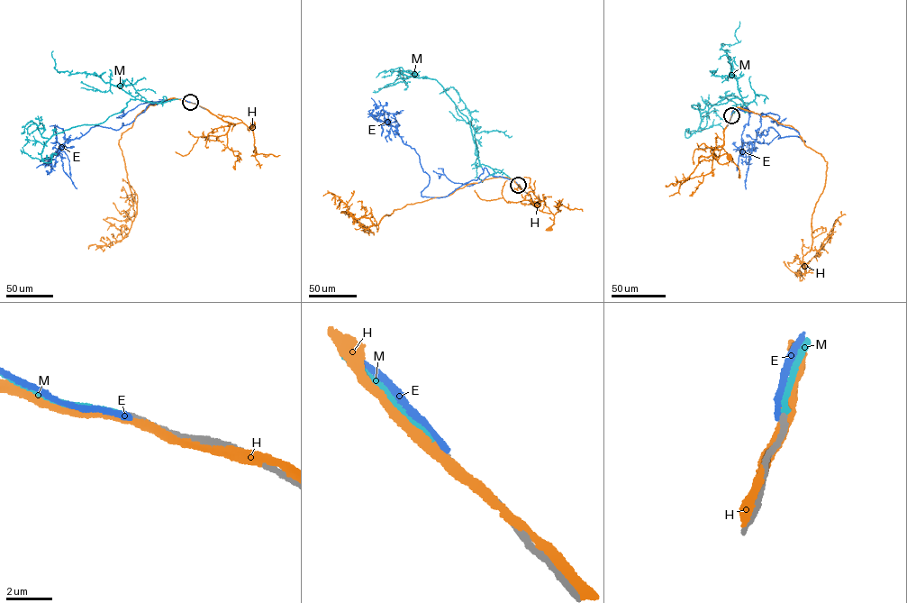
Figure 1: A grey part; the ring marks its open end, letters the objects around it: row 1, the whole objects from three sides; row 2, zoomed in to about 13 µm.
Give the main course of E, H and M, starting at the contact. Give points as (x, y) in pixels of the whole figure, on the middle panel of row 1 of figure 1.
E: (518, 185), (485, 168), (446, 196), (422, 196), (429, 175), (384, 112), (394, 114), (389, 123)
H: (518, 185), (530, 194), (534, 206), (553, 214), (554, 223), (549, 229)
M: (518, 185), (501, 171), (480, 164), (467, 118), (437, 80), (408, 77), (399, 67), (376, 77)

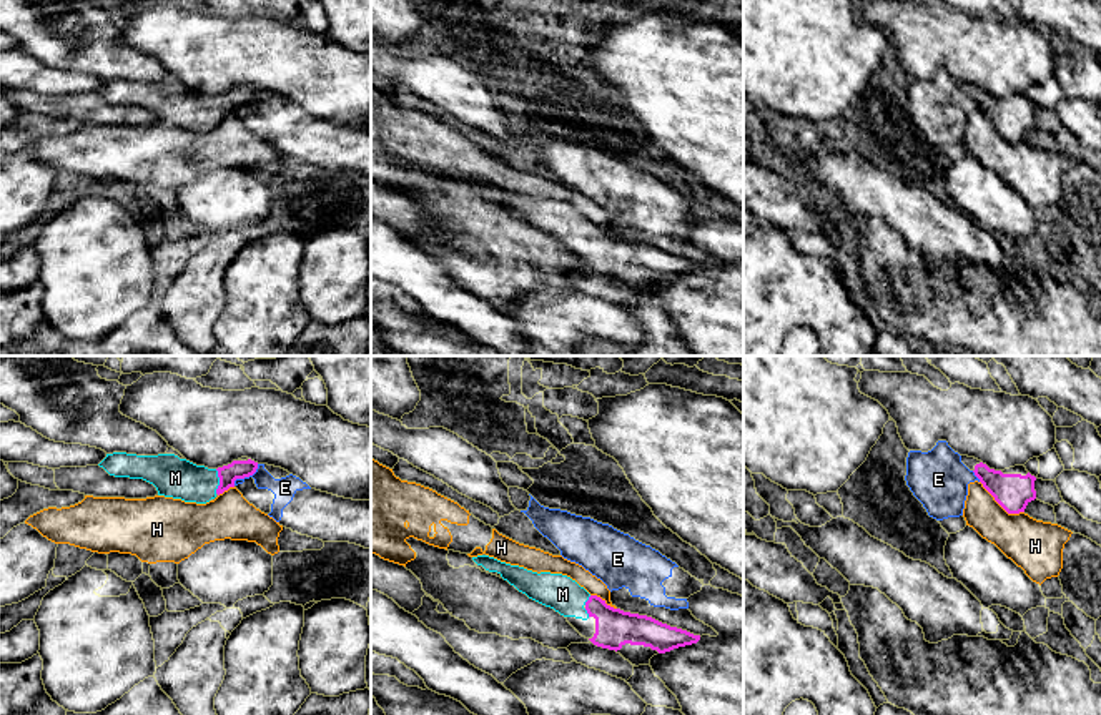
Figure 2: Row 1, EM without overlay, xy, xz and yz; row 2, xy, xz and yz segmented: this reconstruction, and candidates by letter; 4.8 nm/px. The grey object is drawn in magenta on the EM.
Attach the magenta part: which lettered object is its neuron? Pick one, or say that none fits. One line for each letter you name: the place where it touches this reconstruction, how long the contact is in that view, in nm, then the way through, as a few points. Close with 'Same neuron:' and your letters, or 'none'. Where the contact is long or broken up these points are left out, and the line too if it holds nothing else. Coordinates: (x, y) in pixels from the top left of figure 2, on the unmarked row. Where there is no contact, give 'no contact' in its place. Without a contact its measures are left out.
M: xy (220, 108) | 120 nm | across xy (238, 97), (220, 108), (185, 108), (175, 105)
Same neuron: M

